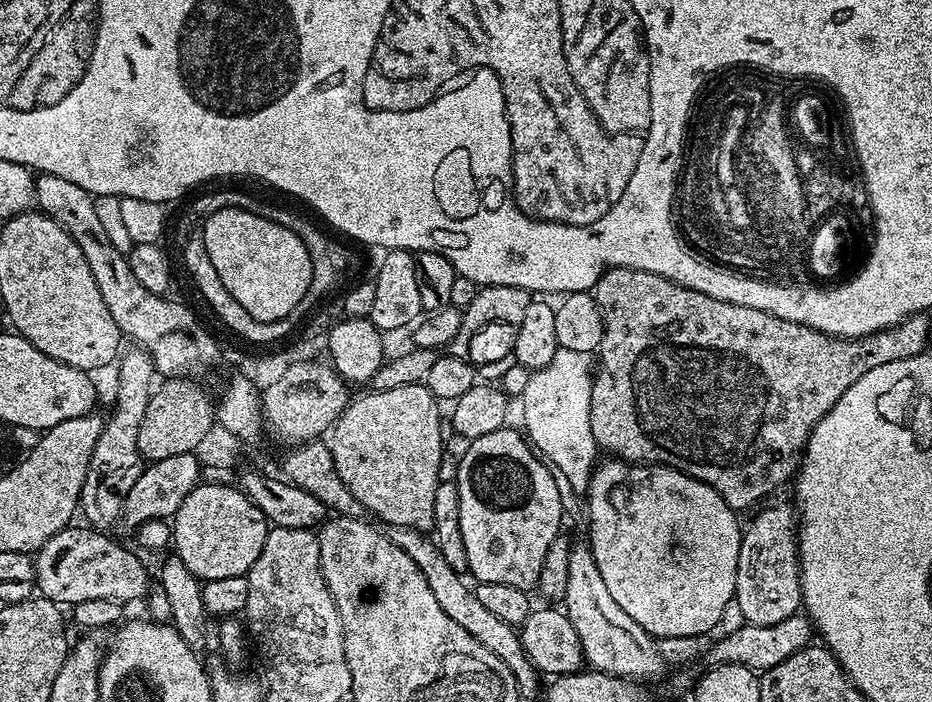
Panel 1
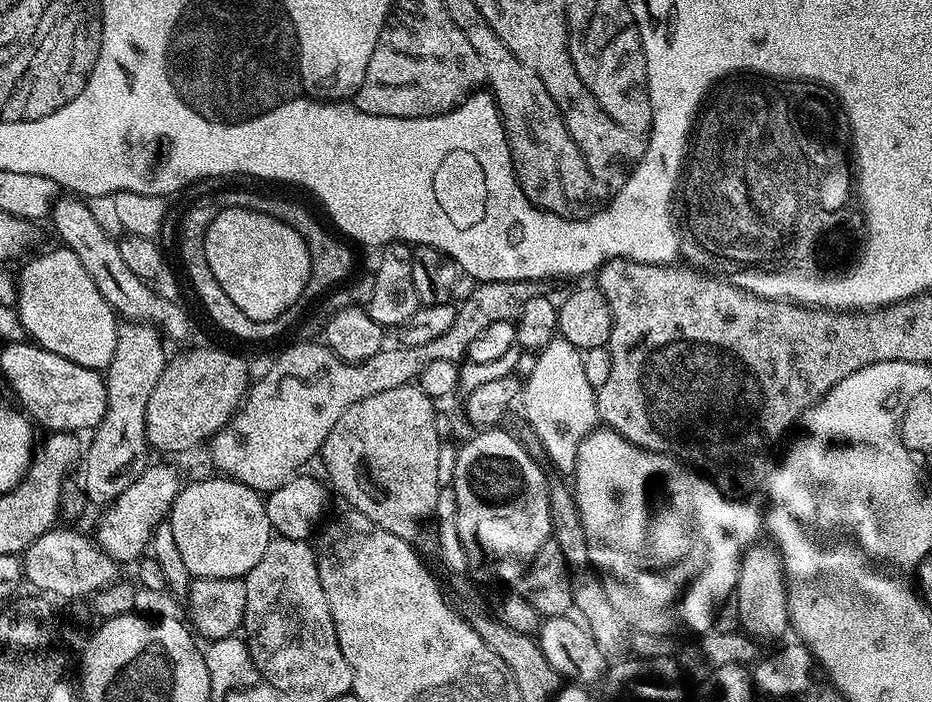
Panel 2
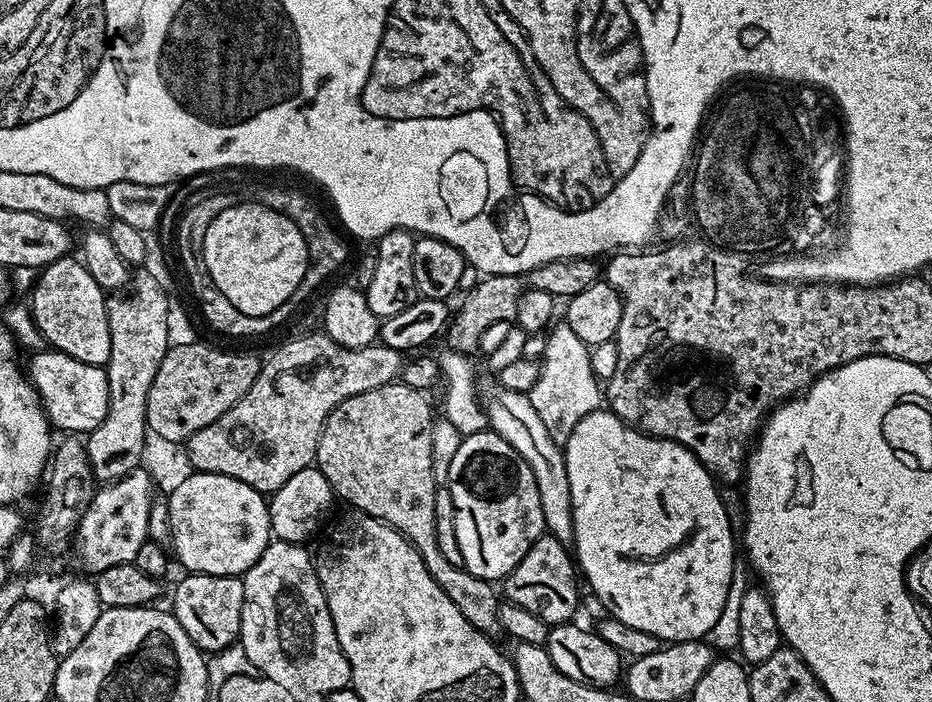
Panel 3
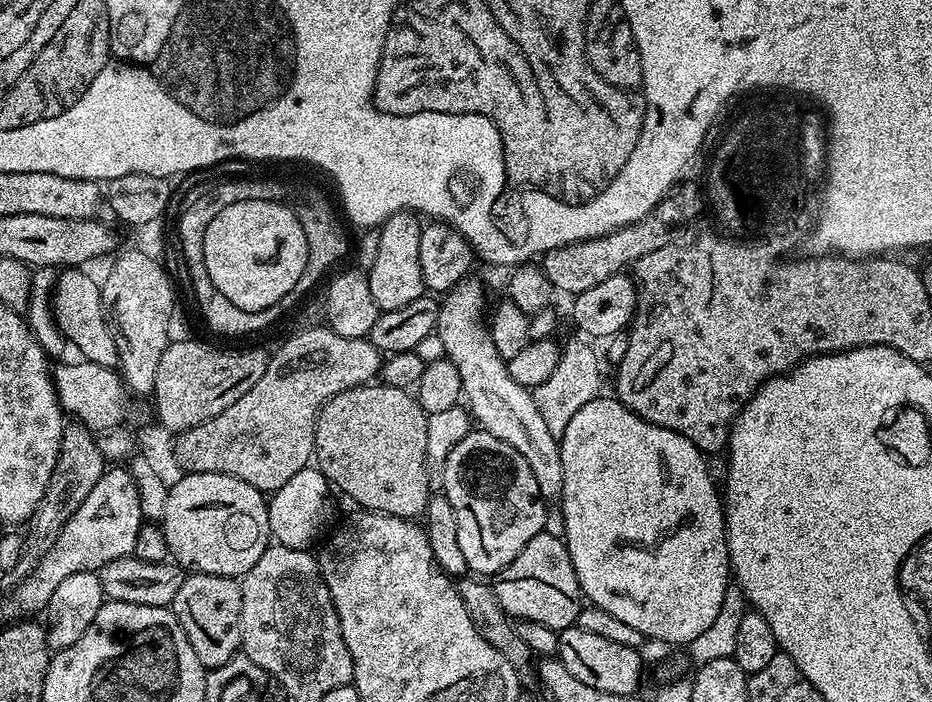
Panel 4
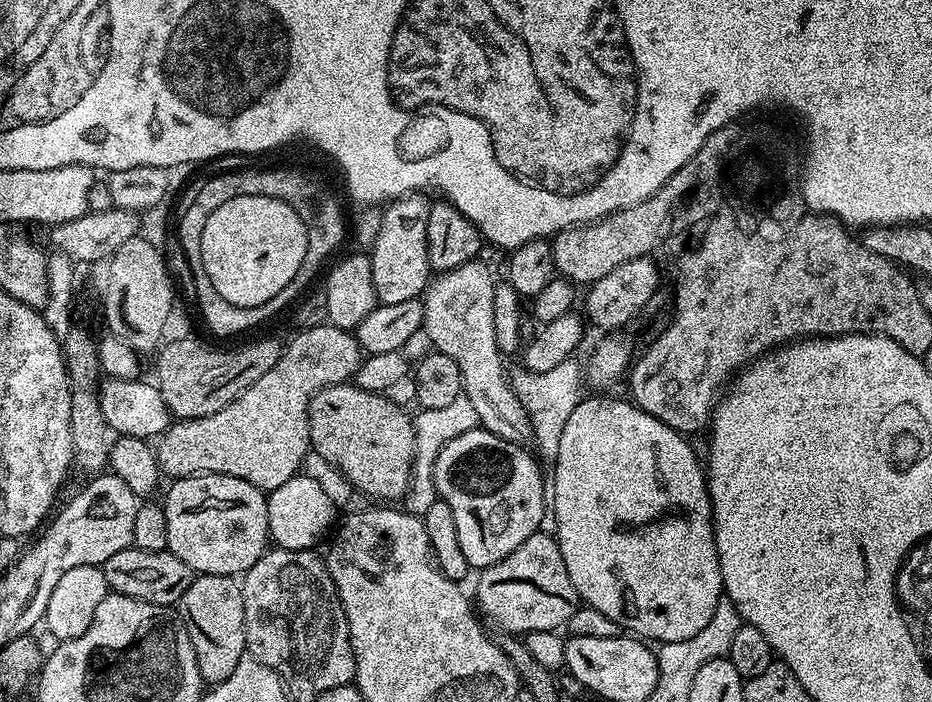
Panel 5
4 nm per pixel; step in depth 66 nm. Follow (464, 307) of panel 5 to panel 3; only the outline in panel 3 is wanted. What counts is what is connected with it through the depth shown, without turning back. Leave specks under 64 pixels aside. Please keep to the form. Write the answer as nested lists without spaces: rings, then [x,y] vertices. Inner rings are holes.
[[[499,382],[488,384],[485,388],[483,385],[479,389],[478,396],[482,401],[484,412],[488,416],[488,428],[497,432],[506,442],[510,442],[510,446],[514,446],[514,450],[518,450],[518,454],[522,454],[522,458],[526,458],[530,470],[534,470],[534,482],[538,482],[538,502],[542,502],[542,518],[547,535],[558,538],[558,542],[562,542],[566,546],[575,545],[574,514],[570,506],[570,478],[566,475],[564,450],[551,436],[537,410],[531,405],[530,396],[523,392],[506,389]]]

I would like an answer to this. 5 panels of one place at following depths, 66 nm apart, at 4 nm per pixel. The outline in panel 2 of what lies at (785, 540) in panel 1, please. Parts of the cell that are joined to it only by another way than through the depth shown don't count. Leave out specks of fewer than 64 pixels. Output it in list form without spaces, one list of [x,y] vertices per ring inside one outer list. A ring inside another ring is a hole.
[[[752,544],[743,549],[740,557],[740,569],[736,579],[734,593],[736,606],[735,619],[740,620],[739,627],[753,640],[776,640],[779,636],[789,635],[788,622],[788,585],[784,578],[784,563],[775,544]]]

